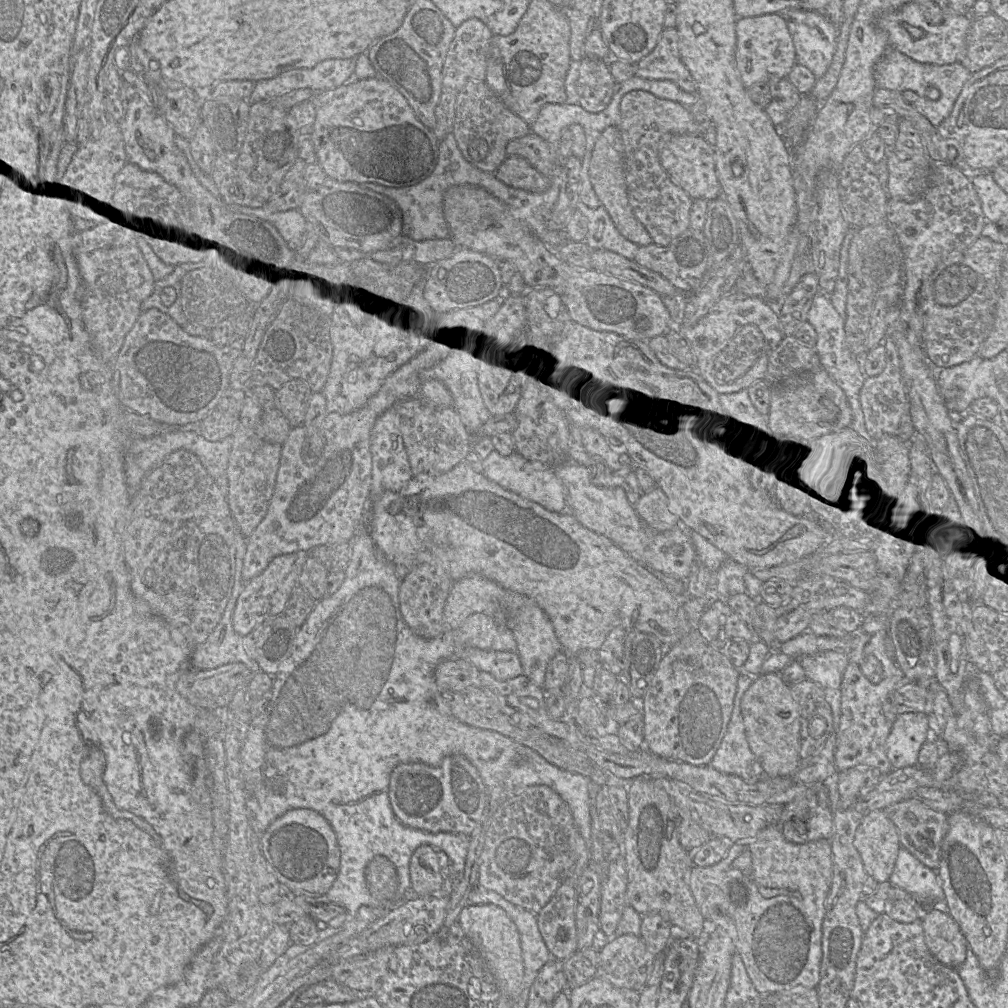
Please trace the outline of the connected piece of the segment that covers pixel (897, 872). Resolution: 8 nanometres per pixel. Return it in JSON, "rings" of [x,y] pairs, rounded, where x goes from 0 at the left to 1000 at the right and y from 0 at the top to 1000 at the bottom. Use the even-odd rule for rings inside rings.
{"rings":[[[893,841],[881,874],[908,890],[915,907],[925,903],[926,898],[938,903],[937,886],[929,864],[916,858],[898,841]]]}

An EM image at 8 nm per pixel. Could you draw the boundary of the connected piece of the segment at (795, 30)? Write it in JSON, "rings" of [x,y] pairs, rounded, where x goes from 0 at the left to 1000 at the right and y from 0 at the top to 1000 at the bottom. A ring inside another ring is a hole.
{"rings":[[[781,10],[770,14],[777,18],[785,35],[789,62],[813,77],[825,62],[830,27],[809,11]]]}

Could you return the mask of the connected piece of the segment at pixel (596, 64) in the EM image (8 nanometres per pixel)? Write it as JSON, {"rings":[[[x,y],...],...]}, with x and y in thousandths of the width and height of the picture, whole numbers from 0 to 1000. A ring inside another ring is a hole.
{"rings":[[[579,58],[574,63],[574,75],[571,80],[573,104],[586,112],[596,111],[602,107],[617,84],[611,82],[598,60]]]}

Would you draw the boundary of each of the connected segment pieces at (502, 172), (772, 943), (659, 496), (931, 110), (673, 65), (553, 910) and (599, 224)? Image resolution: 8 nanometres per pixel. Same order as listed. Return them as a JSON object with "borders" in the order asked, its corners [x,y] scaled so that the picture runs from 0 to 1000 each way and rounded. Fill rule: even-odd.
{"borders":[[[[504,154],[490,173],[502,184],[528,191],[538,191],[545,186],[545,178],[517,155]]],[[[763,819],[749,830],[736,832],[727,837],[714,855],[700,860],[688,858],[685,865],[683,878],[692,902],[702,915],[702,924],[703,920],[715,920],[722,925],[729,935],[729,944],[737,952],[743,970],[753,985],[798,985],[810,980],[813,971],[815,916],[818,909],[818,894],[825,871],[826,852],[823,833],[815,832],[799,837],[788,837],[779,832],[775,825],[775,819]]],[[[653,481],[636,491],[630,505],[644,523],[653,527],[672,524],[676,517],[667,508],[663,493]]],[[[882,49],[878,52],[876,57],[869,63],[867,70],[870,87],[891,91],[898,89],[908,91],[910,98],[905,104],[929,126],[942,114],[949,96],[963,73],[964,72],[951,62],[939,64],[913,63],[888,49]],[[922,86],[931,89],[931,97],[921,98],[918,95],[919,88]]],[[[659,28],[650,48],[629,63],[629,75],[663,79],[678,90],[690,92],[689,81],[675,59],[671,29]]],[[[558,877],[532,907],[535,924],[548,949],[561,952],[573,943],[570,914],[572,885],[569,877]]],[[[573,200],[571,208],[582,217],[583,231],[579,238],[587,248],[601,247],[629,259],[634,243],[618,235],[610,225],[600,205],[585,206]]]]}

